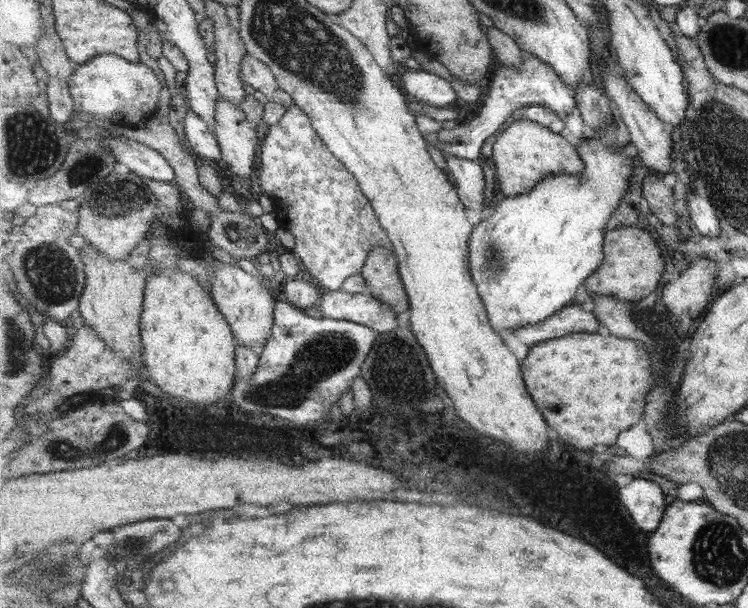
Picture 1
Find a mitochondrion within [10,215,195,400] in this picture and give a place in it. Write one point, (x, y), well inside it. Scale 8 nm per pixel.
(50, 271)

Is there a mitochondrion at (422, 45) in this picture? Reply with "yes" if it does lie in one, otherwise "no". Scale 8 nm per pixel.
no

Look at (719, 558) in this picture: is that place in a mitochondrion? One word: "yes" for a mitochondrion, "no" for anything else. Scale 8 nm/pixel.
yes

